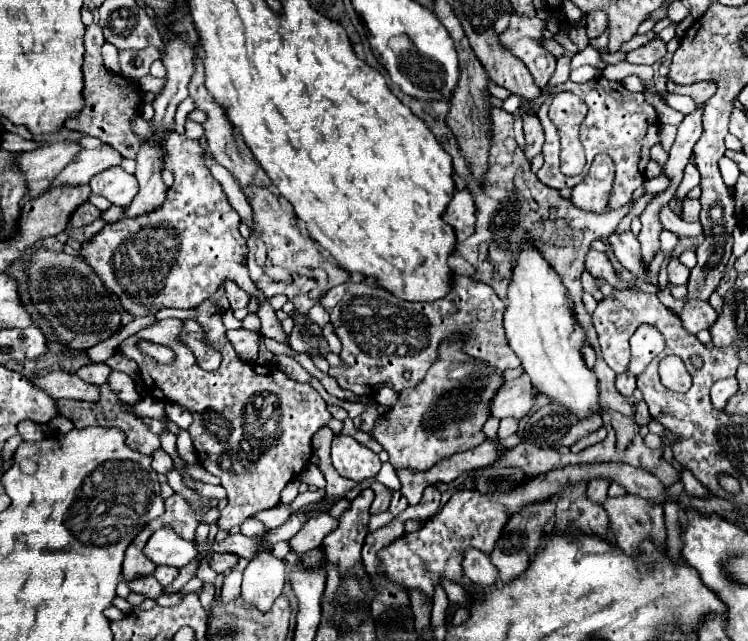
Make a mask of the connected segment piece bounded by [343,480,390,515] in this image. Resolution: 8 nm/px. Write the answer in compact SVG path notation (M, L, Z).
M364 480L359 483L358 486L345 493L343 497L351 501L366 488L370 488L376 493L376 497L374 497L374 501L372 501L372 505L370 505L370 513L376 515L376 513L386 511L388 505L390 505L390 489L386 489L386 487L378 481Z

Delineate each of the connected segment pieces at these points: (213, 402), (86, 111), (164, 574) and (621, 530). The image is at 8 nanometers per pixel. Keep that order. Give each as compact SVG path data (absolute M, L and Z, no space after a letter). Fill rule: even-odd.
M204 301L196 307L196 313L196 321L204 331L204 341L222 353L222 367L218 371L200 369L192 351L178 341L182 331L180 319L164 319L138 331L120 345L118 353L138 363L142 379L154 399L178 403L192 413L194 421L188 433L200 465L208 473L220 477L228 493L228 507L222 511L218 527L232 529L250 515L278 505L280 491L286 483L296 479L296 473L302 473L310 461L312 435L324 427L332 415L314 387L292 381L274 365L244 363L224 339L226 327L218 301ZM140 341L170 347L176 355L174 361L162 365L154 357L144 355L138 349Z
M90 23L86 27L86 55L84 55L84 99L86 105L82 109L82 113L72 119L66 121L66 127L72 131L78 131L82 135L88 137L96 137L103 143L108 143L116 149L123 157L135 159L136 153L140 148L142 140L132 131L132 119L138 115L140 107L142 107L142 89L140 83L134 79L124 79L118 73L110 73L104 67L100 49L104 45L104 37L102 37L102 27L98 23Z
M158 565L154 577L158 579L158 583L162 587L166 587L166 585L170 585L178 577L178 569L176 567L170 567L170 565Z
M626 493L622 497L606 497L604 509L608 513L616 545L628 555L636 555L638 545L644 539L654 539L662 545L666 543L662 505Z

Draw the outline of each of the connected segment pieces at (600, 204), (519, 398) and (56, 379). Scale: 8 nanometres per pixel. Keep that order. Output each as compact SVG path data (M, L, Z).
M600 153L594 157L592 167L584 181L572 189L572 205L590 213L604 213L608 195L614 183L614 163L608 155Z
M522 375L514 381L506 381L492 401L492 417L522 419L532 411L536 397L538 393L532 387L528 375Z
M56 369L46 375L34 375L28 379L40 385L42 391L48 391L48 395L56 401L58 399L76 399L76 401L96 401L98 399L98 387L82 381L74 373Z

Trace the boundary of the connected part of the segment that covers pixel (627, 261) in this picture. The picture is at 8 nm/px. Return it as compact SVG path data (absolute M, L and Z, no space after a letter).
M614 231L612 235L608 235L608 243L612 245L614 255L620 261L620 265L626 267L636 277L636 281L648 283L648 269L642 265L640 243L634 237L634 233L632 231L624 231L624 233Z

